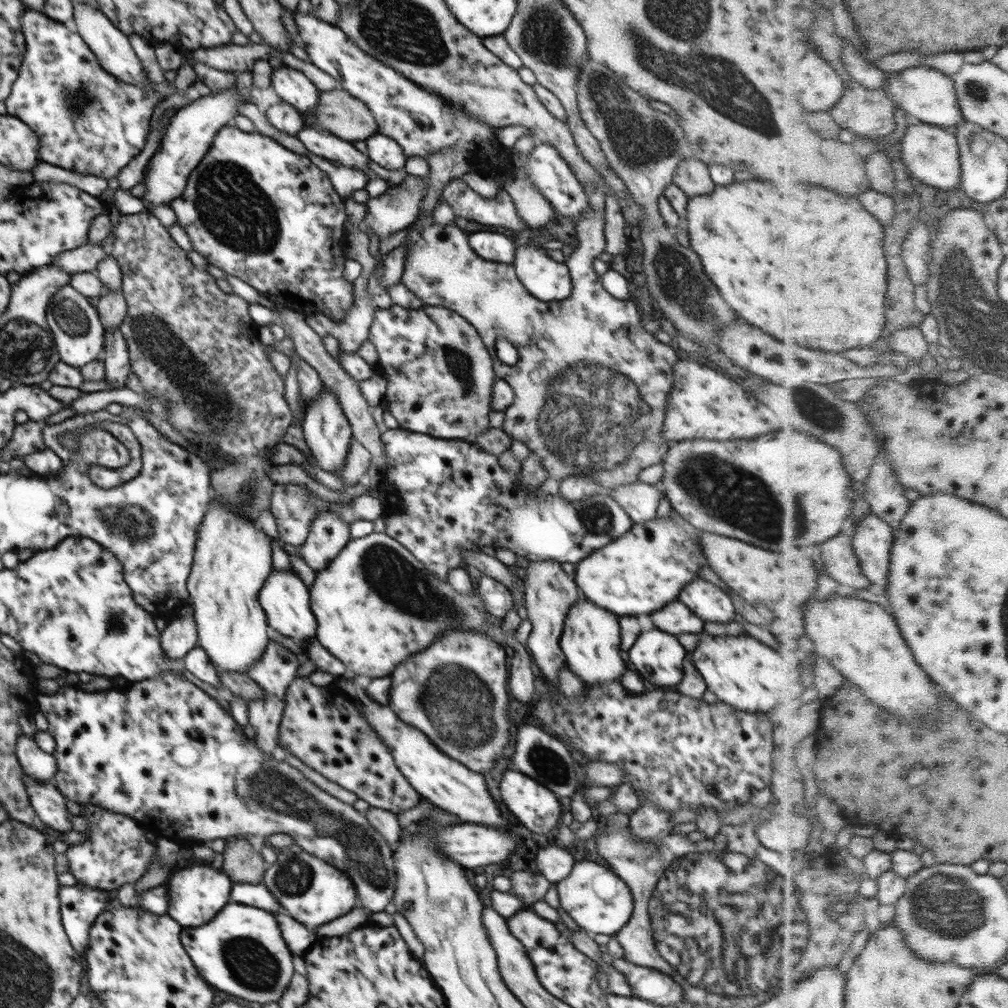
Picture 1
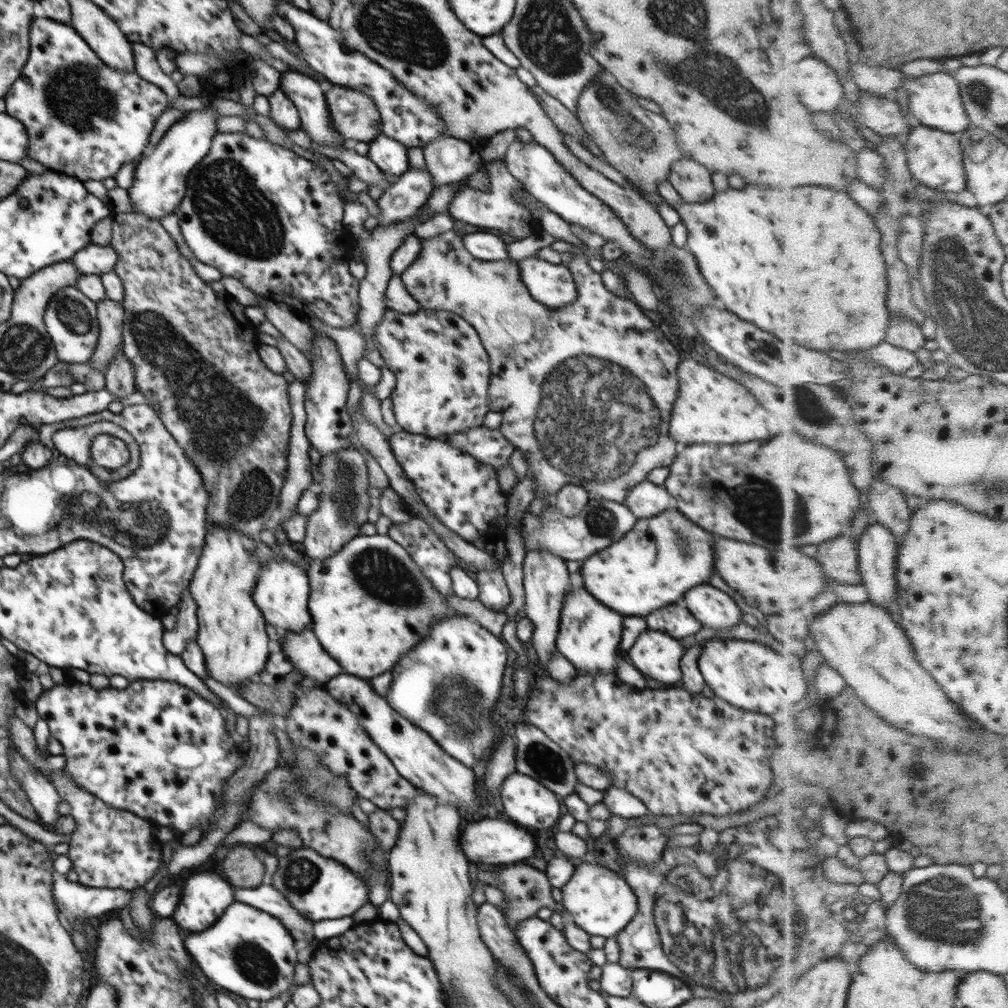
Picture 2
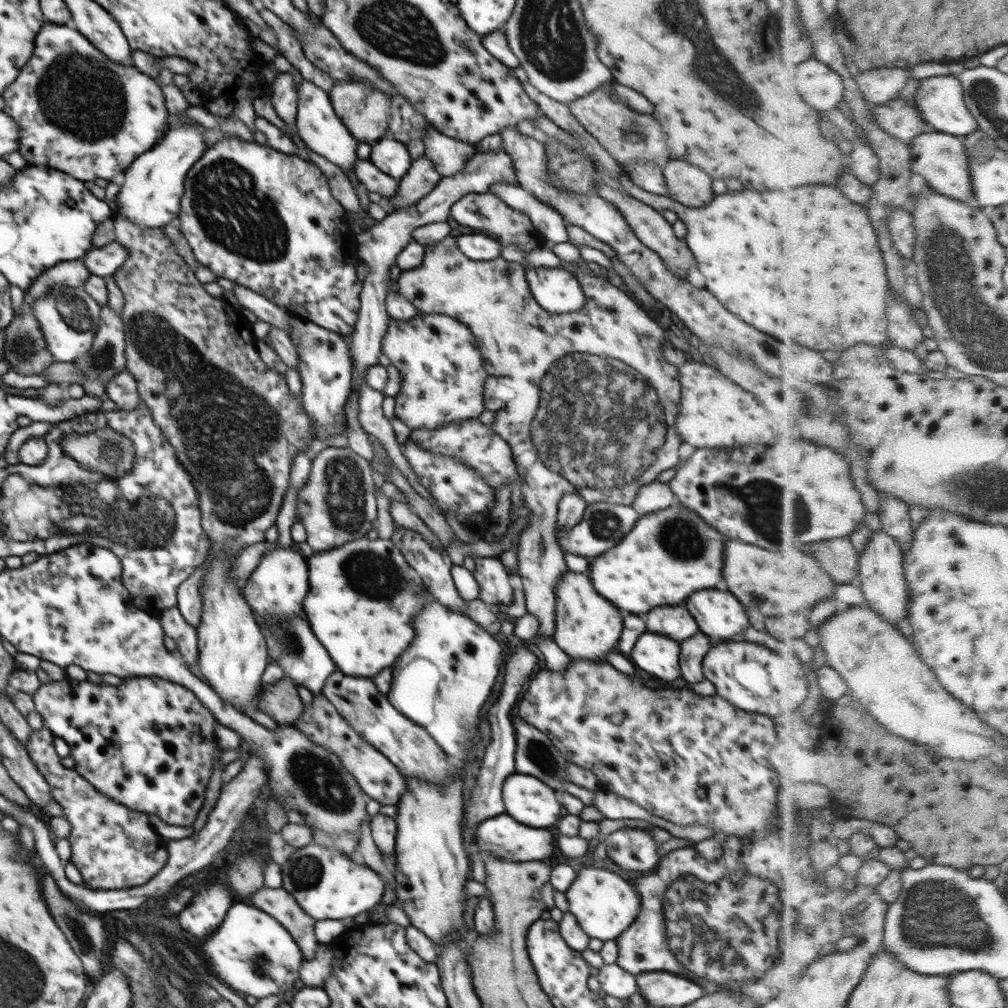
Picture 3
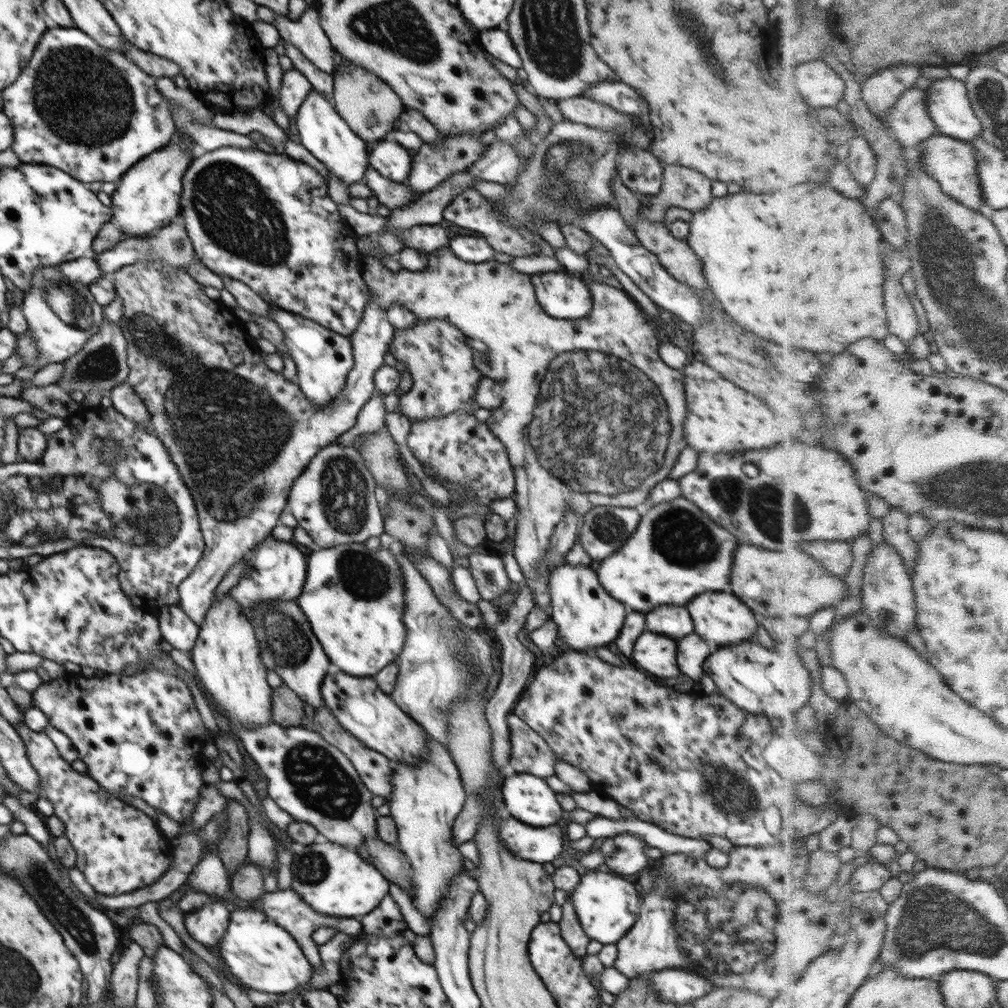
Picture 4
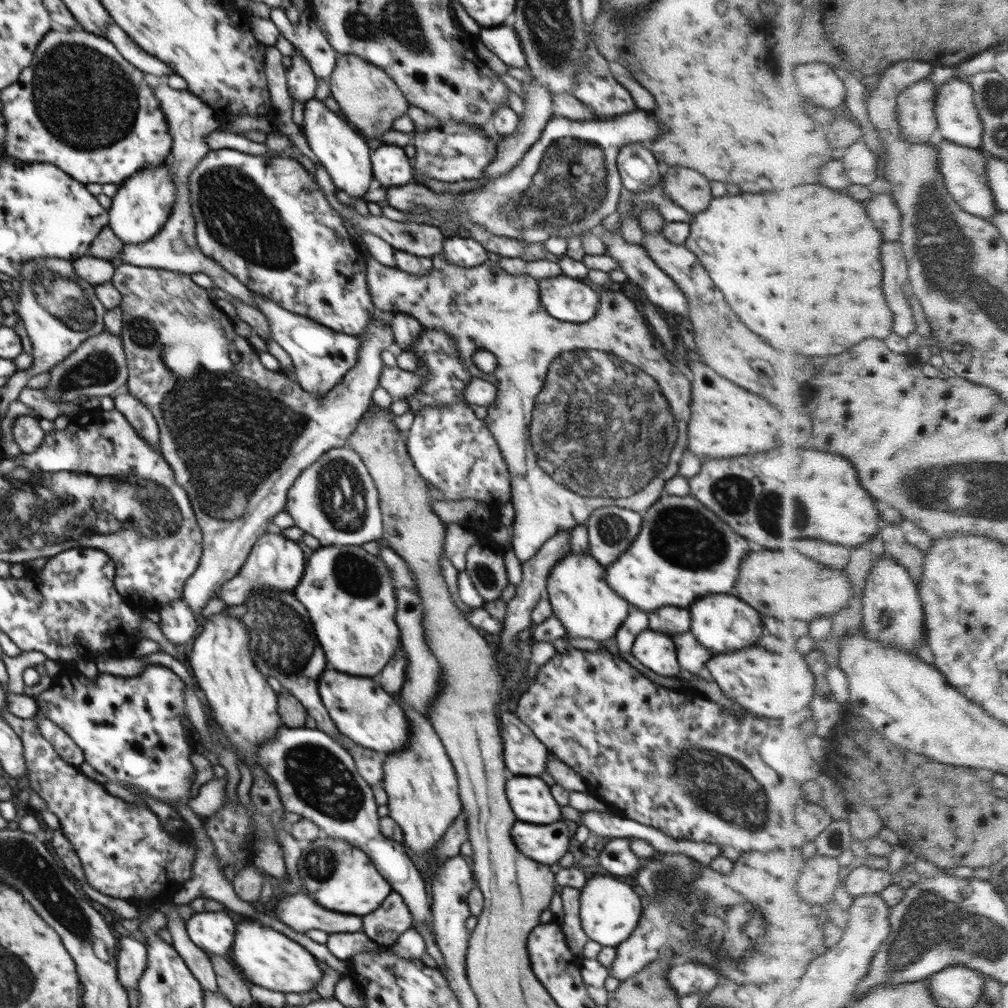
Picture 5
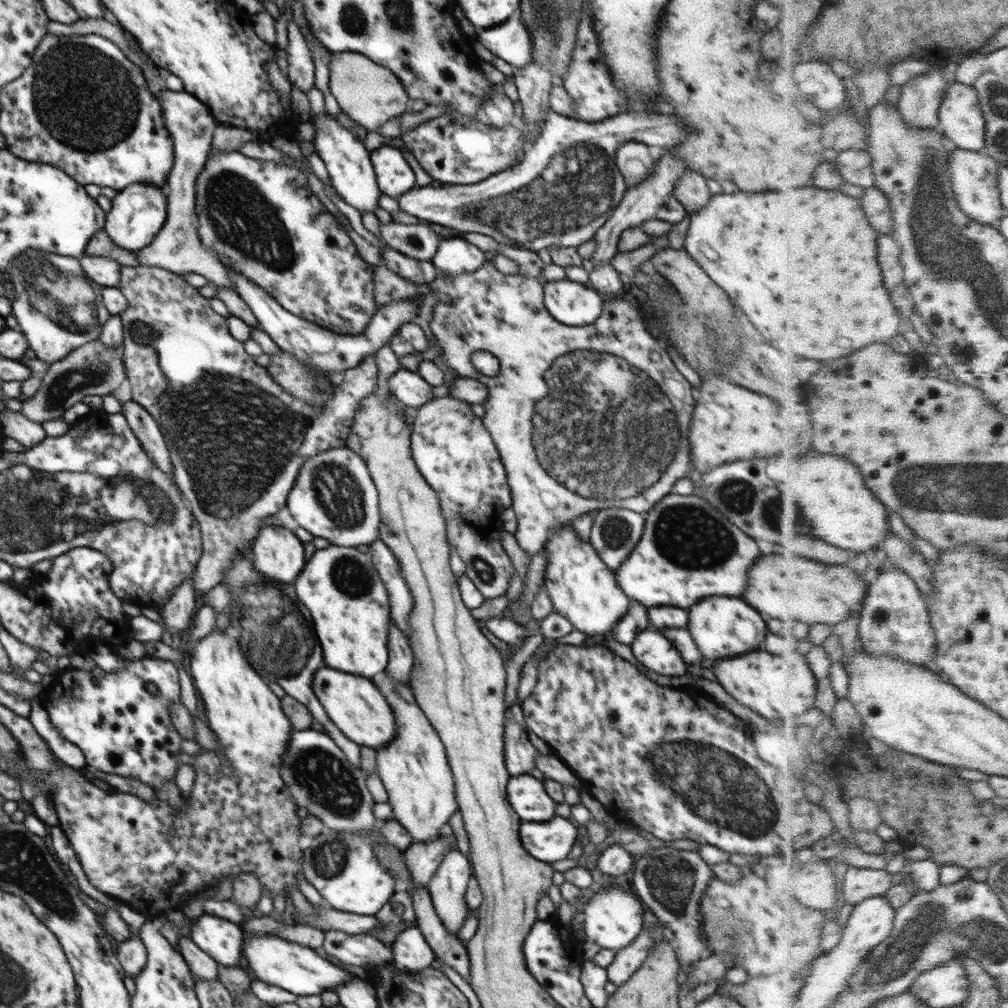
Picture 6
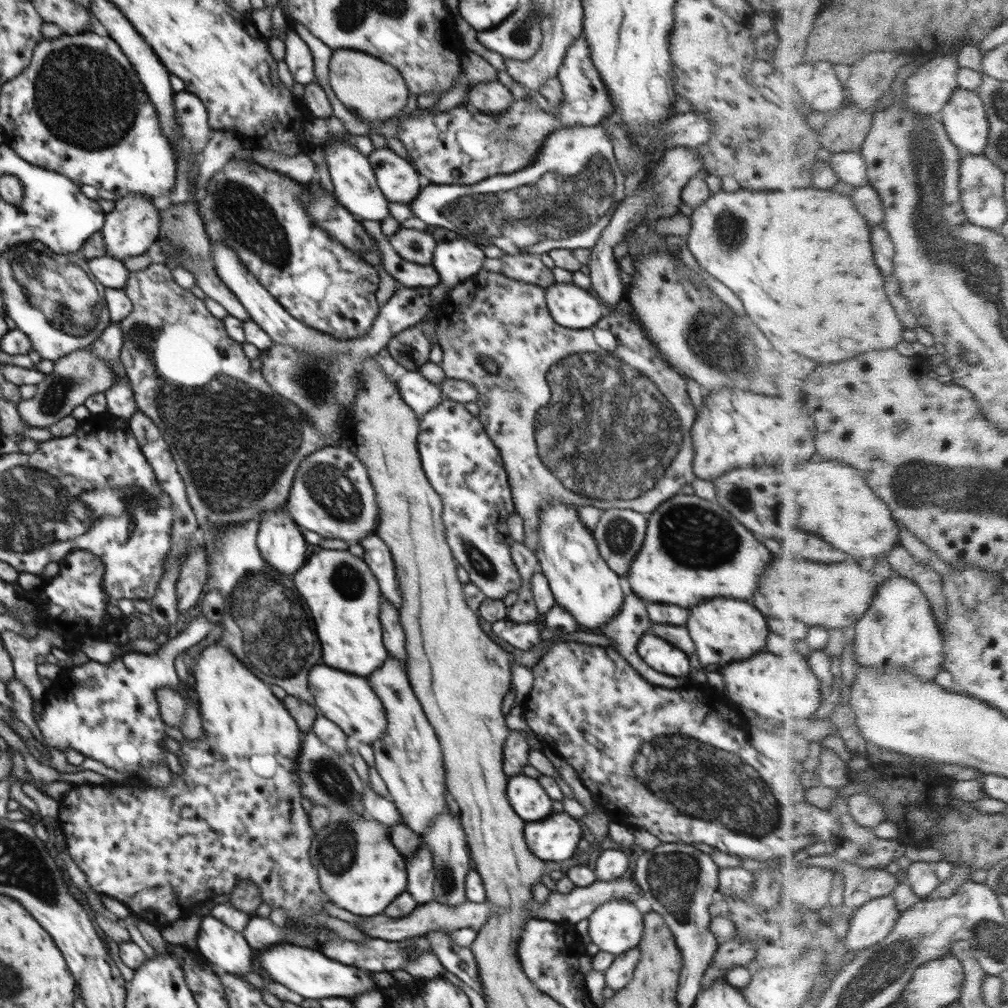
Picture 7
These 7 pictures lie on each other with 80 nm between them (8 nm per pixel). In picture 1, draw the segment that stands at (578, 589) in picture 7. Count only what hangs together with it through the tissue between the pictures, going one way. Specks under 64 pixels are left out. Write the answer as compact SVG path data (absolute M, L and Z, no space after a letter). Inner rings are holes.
M580 596L577 603L569 608L559 641L569 670L585 685L621 682L622 674L628 667L620 656L620 626L618 616L614 616L613 612L594 606L586 597Z

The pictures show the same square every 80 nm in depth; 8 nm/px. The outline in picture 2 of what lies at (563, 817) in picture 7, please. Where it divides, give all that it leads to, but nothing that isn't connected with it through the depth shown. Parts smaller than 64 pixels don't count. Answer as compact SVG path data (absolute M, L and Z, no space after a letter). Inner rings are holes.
M500 818L473 820L464 830L461 830L459 845L469 862L475 864L483 862L491 866L495 864L510 865L524 861L524 858L530 858L530 856L540 856L539 849L536 850L538 844L536 844L536 838L532 832L518 828L518 826L514 826L506 820L500 820Z

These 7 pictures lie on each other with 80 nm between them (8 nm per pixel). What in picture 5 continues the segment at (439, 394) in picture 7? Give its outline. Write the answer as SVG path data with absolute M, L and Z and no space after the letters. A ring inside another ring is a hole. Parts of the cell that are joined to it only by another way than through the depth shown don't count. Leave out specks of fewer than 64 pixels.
M397 366L394 368L384 367L379 378L379 386L382 386L393 400L407 400L416 396L422 383L422 377Z

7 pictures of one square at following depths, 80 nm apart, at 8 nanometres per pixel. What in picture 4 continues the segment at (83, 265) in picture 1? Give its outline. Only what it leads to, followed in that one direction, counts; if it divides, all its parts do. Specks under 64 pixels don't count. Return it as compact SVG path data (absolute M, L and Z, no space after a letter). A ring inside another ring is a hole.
M182 213L172 219L170 224L163 226L154 234L151 234L148 240L137 239L136 237L126 237L118 243L115 248L102 252L100 255L92 254L92 256L96 259L96 262L99 262L103 274L106 277L111 277L112 273L122 268L122 266L128 266L139 260L159 260L170 266L177 266L187 271L188 267L192 266L194 262L198 262L199 259L194 252L194 248L192 248L192 242L190 242L190 238L188 238L188 234L186 234L186 223Z

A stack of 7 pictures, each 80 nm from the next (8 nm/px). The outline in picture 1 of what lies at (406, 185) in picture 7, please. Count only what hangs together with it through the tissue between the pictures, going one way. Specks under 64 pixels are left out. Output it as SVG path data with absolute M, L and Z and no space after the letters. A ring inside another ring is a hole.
M376 133L366 140L366 154L386 170L400 170L405 167L407 156L403 148L389 136Z

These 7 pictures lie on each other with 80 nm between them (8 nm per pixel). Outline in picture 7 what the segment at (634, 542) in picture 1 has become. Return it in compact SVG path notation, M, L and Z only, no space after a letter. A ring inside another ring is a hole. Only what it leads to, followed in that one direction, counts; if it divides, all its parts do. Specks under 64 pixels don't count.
M680 492L647 515L644 544L627 580L644 602L692 608L714 596L752 598L770 562L770 550L720 503Z

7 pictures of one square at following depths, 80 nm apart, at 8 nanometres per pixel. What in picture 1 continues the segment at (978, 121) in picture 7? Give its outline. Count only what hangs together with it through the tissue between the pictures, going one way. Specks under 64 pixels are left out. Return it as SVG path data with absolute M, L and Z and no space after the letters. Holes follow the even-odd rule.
M930 66L908 68L904 72L889 73L889 96L896 104L908 112L912 120L924 121L938 126L954 126L959 128L967 121L961 106L958 89L954 77Z

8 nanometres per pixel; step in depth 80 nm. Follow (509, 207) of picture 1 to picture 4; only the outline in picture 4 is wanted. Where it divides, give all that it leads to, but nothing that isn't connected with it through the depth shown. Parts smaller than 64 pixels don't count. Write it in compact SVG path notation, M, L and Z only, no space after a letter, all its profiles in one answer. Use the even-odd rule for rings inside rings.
M464 190L460 196L456 196L450 206L444 208L443 219L454 222L461 226L480 234L496 252L504 252L514 257L530 256L532 254L543 254L544 256L555 256L555 250L543 240L538 234L534 235L528 229L516 229L515 226L510 226L507 222L503 222L499 218L498 213L494 211L494 204L490 200L482 197L480 192L474 190Z

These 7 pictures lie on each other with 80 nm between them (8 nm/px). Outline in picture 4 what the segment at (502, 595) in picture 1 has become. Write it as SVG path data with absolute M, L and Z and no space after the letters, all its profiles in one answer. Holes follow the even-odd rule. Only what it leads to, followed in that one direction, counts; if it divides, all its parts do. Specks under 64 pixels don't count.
M474 552L466 560L482 600L491 601L509 591L510 579L499 554Z

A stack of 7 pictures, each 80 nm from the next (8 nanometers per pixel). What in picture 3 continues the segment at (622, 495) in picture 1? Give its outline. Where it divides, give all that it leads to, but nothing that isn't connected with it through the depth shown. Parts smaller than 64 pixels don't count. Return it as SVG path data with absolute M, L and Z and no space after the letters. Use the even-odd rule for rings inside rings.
M656 480L638 488L630 506L641 516L669 507L675 500L670 485Z

